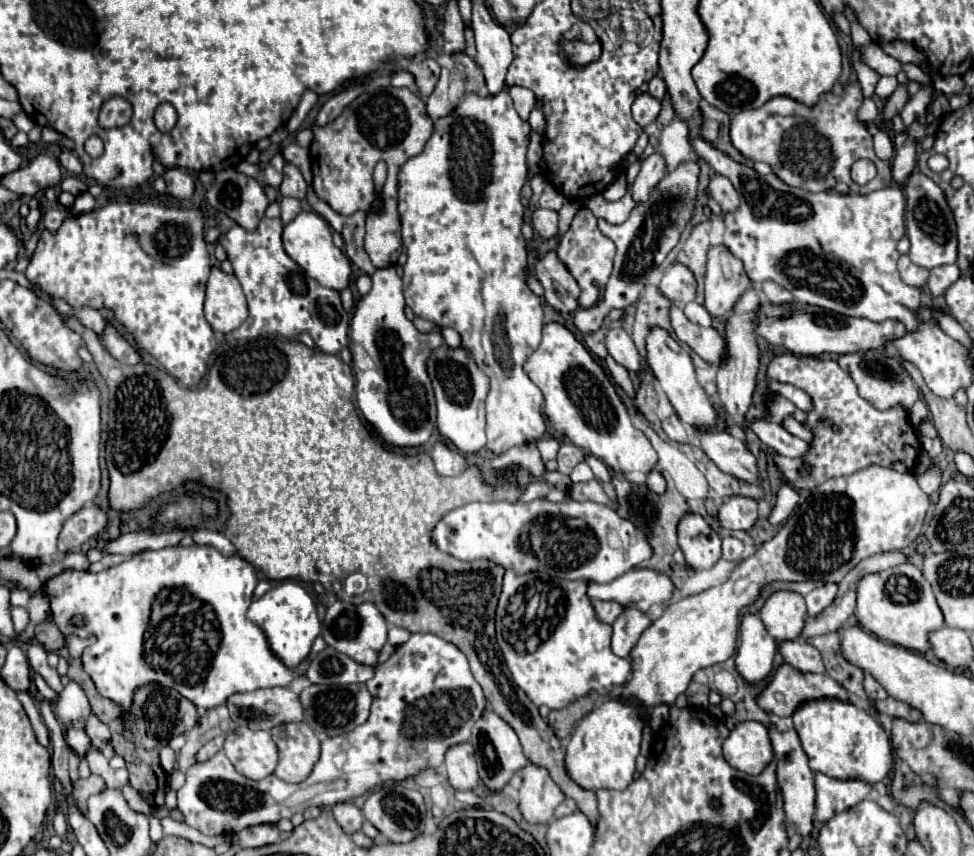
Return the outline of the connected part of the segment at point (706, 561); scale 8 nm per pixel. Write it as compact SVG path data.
M687 513L677 525L679 549L695 571L711 569L721 559L721 539L697 513Z

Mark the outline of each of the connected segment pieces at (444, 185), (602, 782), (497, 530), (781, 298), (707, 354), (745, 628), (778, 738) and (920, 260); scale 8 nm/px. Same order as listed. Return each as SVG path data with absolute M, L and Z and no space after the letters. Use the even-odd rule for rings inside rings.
M507 89L495 97L463 95L453 113L435 121L435 133L425 143L425 149L411 157L399 171L399 215L403 245L407 249L407 263L403 265L405 303L417 317L457 329L463 347L471 351L475 363L491 379L487 397L487 449L495 455L515 445L537 441L547 429L543 393L523 369L523 363L539 347L543 329L541 299L525 283L527 249L521 235L525 211L521 205L521 187L527 179L525 155L529 135L531 125L517 115ZM497 323L505 329L509 341L509 371L505 371L495 357L493 329Z
M609 699L597 709L593 709L571 735L565 749L565 769L567 775L583 789L617 789L623 791L635 775L635 759L639 755L641 727L645 723L637 715L637 703L621 703L619 699Z
M535 499L529 503L517 501L517 503L505 503L505 501L493 501L493 503L469 503L465 507L459 507L451 513L447 513L433 529L431 529L431 541L441 549L443 553L461 559L461 561L477 561L487 559L503 569L511 569L515 575L527 575L527 573L549 573L557 579L571 579L571 581L587 581L587 583L611 583L613 579L621 577L629 569L637 567L645 559L649 559L651 547L643 531L637 531L633 523L627 519L621 519L609 505L599 503L579 503L579 501L561 501L551 503L547 499Z
M763 283L763 293L767 295L767 299L773 303L773 305L785 305L785 303L793 303L793 295L783 289L781 285L777 283Z
M671 305L669 319L671 319L671 327L673 327L677 339L681 343L687 343L701 359L705 359L711 365L719 365L723 361L725 339L713 327L709 327L709 329L697 327L683 315L679 305Z
M745 613L741 617L741 645L737 651L737 671L749 683L765 679L773 669L773 655L777 653L775 639L767 633L763 621L753 615Z
M775 725L769 727L769 737L771 737L771 745L775 751L775 761L777 761L777 783L781 789L781 797L783 797L783 809L787 815L787 823L791 825L793 831L797 831L799 835L807 837L813 829L813 813L815 813L815 787L813 787L813 777L815 773L809 769L805 759L805 751L799 743L797 731L789 729L789 731L777 731Z
M913 171L905 183L905 197L907 197L907 209L905 209L905 225L907 225L907 237L911 239L911 251L909 259L925 269L935 269L939 265L949 265L957 261L957 233L955 233L955 219L953 213L945 201L943 191L921 171Z

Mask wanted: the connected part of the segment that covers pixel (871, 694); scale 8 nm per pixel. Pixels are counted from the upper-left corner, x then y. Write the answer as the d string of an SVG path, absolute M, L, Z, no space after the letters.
M869 673L865 675L865 693L867 693L867 697L871 701L877 701L877 699L885 699L887 697L887 691Z

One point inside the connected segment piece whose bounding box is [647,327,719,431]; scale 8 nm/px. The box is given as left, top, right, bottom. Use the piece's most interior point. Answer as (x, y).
(670, 363)

